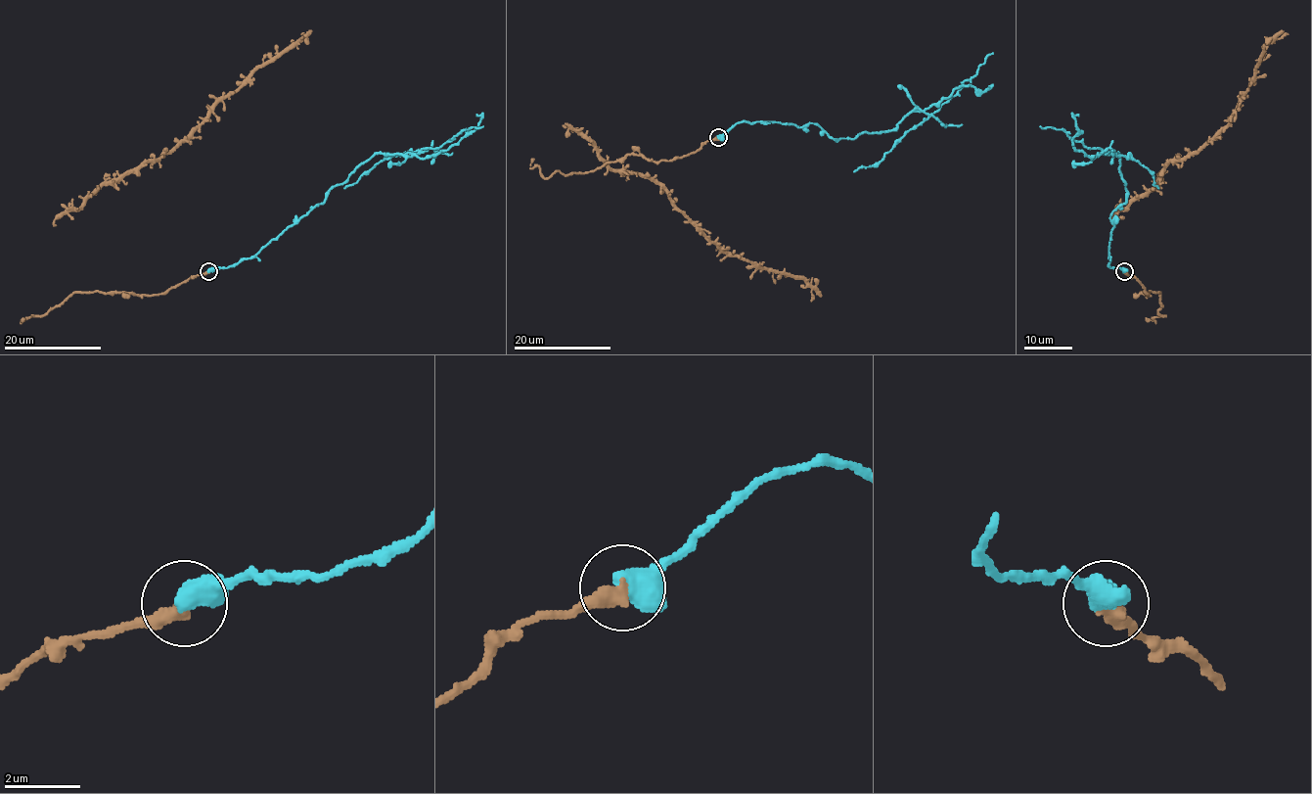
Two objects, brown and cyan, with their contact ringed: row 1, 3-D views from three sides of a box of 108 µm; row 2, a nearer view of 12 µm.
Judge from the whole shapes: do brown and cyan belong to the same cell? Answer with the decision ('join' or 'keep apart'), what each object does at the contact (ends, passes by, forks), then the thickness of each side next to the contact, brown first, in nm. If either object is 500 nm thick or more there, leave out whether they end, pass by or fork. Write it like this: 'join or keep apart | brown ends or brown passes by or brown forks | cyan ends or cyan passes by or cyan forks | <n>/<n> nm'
keep apart | brown ends | cyan passes by | 420/480 nm

